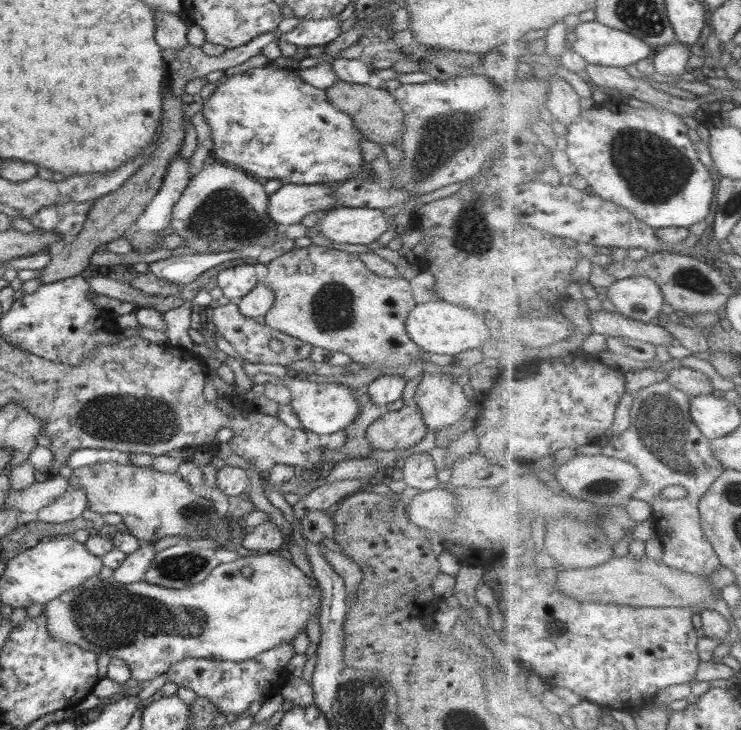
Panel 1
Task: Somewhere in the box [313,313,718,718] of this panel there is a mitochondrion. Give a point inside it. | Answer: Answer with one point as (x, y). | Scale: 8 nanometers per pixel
(659, 433)

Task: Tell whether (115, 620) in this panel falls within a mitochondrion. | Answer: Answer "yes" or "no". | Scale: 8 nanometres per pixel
yes

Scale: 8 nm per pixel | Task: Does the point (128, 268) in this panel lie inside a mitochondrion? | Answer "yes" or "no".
no

